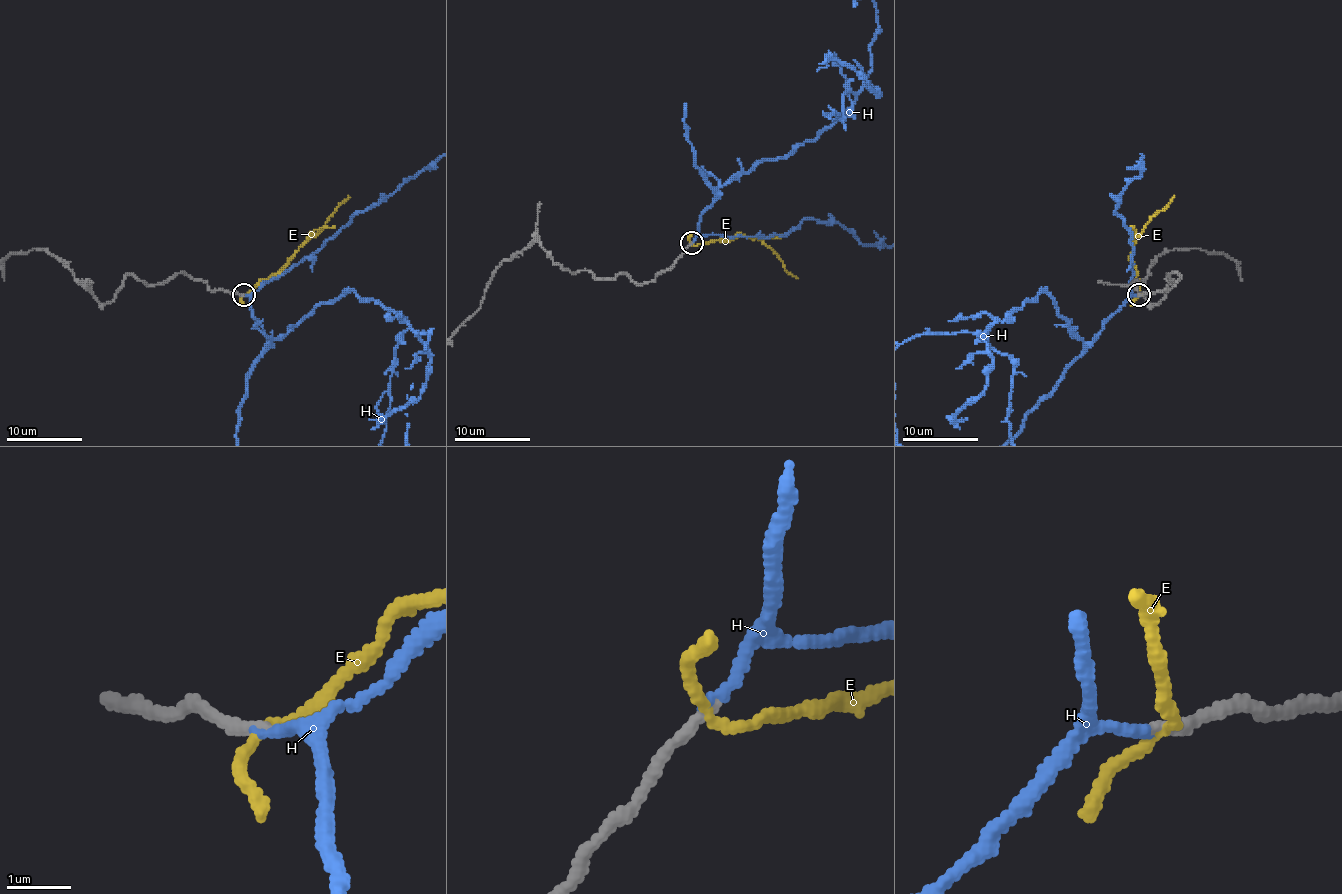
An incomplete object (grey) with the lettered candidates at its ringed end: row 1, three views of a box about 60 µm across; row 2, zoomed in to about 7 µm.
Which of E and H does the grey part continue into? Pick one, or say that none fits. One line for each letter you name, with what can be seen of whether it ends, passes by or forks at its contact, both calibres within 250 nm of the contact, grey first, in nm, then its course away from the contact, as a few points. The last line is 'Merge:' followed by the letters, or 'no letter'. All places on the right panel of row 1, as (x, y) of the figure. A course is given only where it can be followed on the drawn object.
H: it ends; calibres 170 and 140 nm
Merge: H

